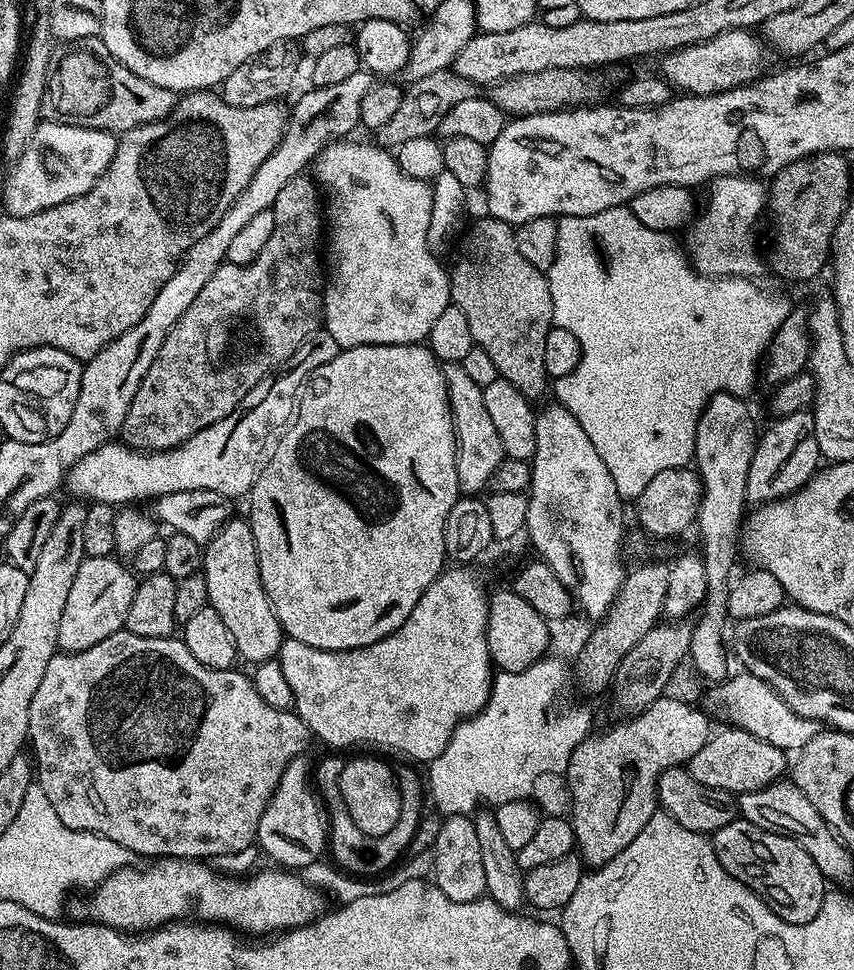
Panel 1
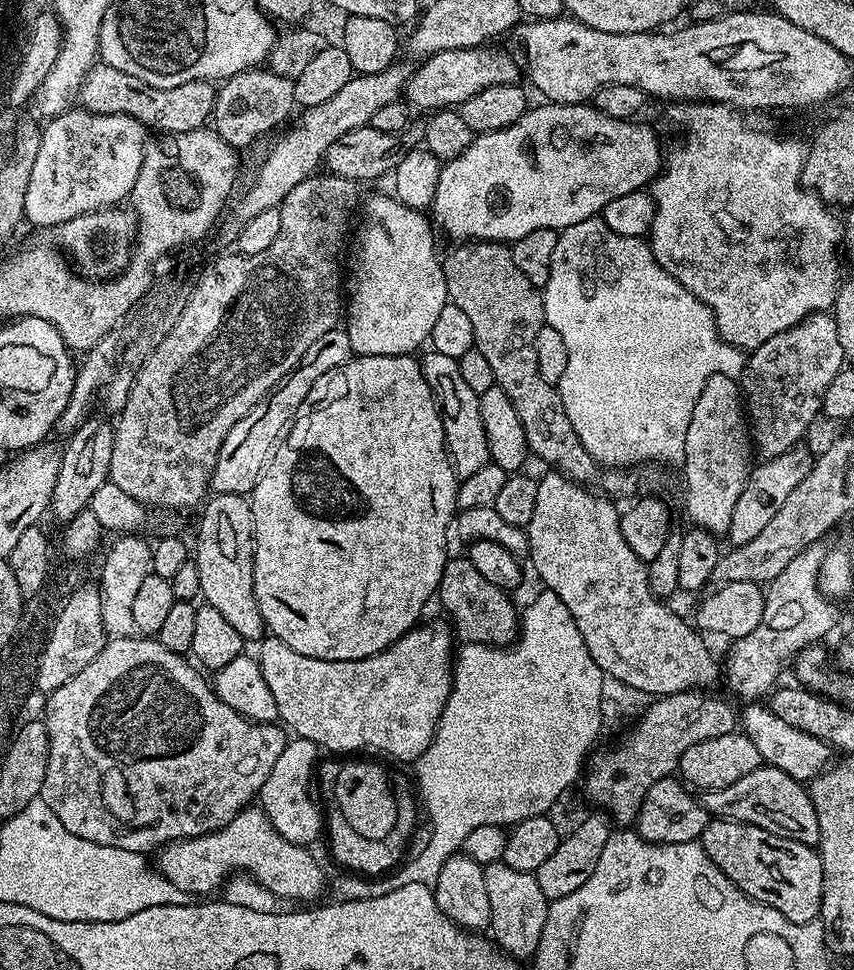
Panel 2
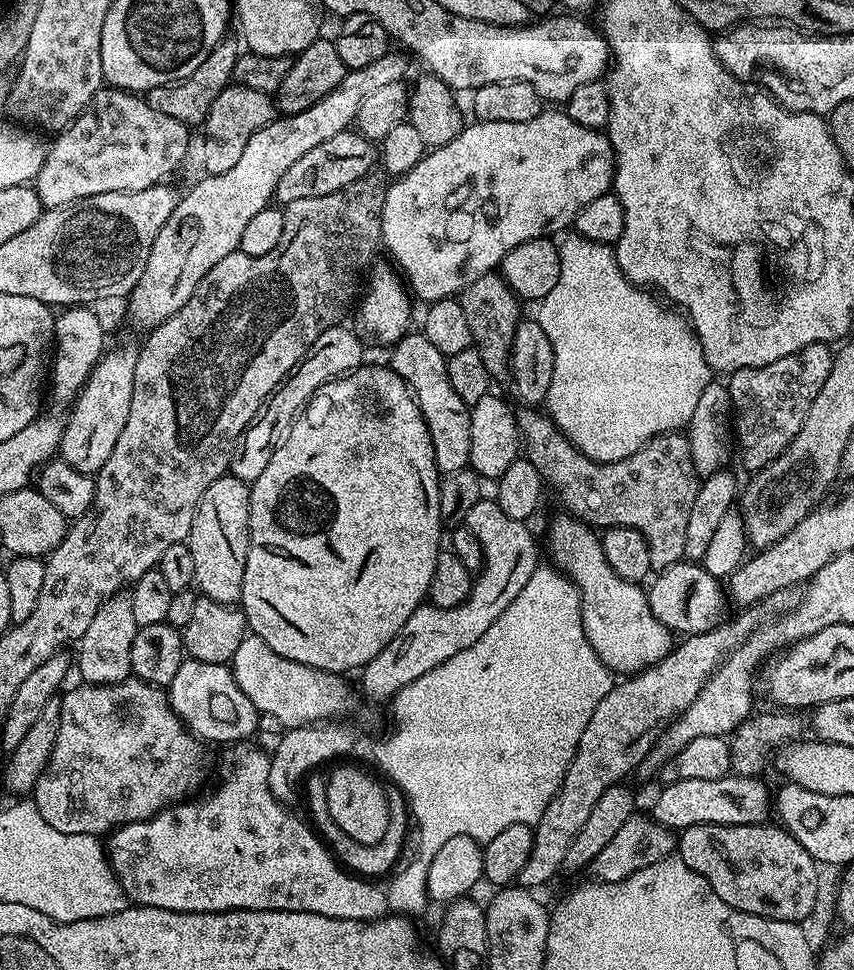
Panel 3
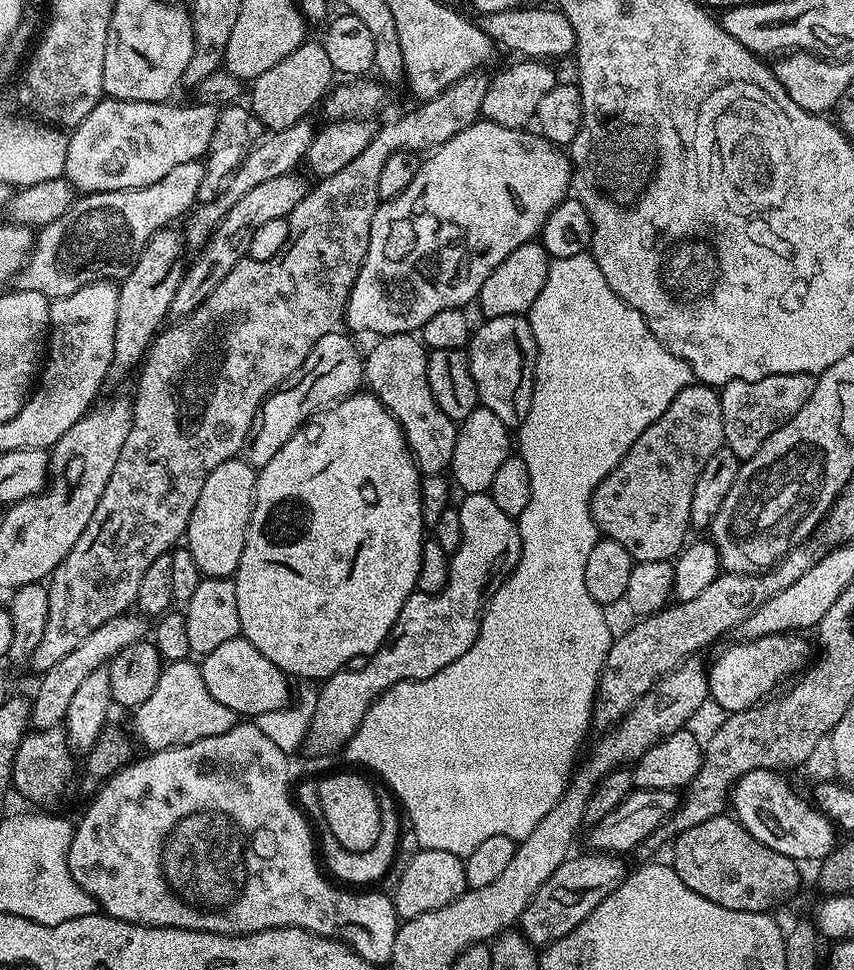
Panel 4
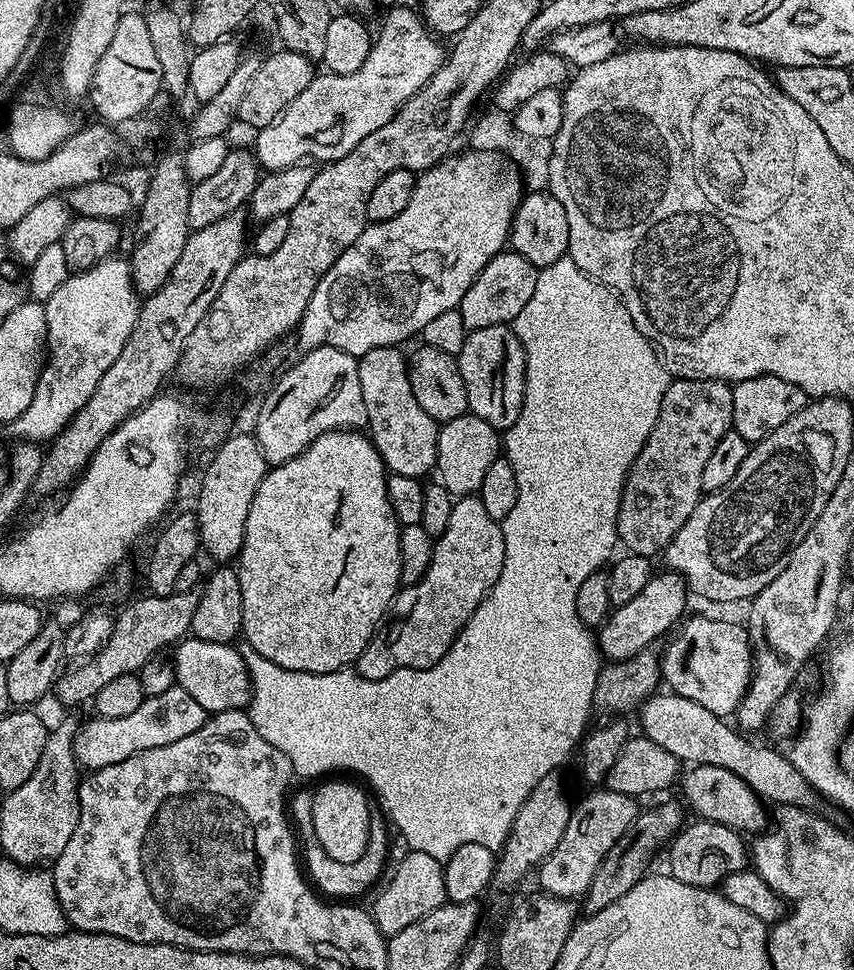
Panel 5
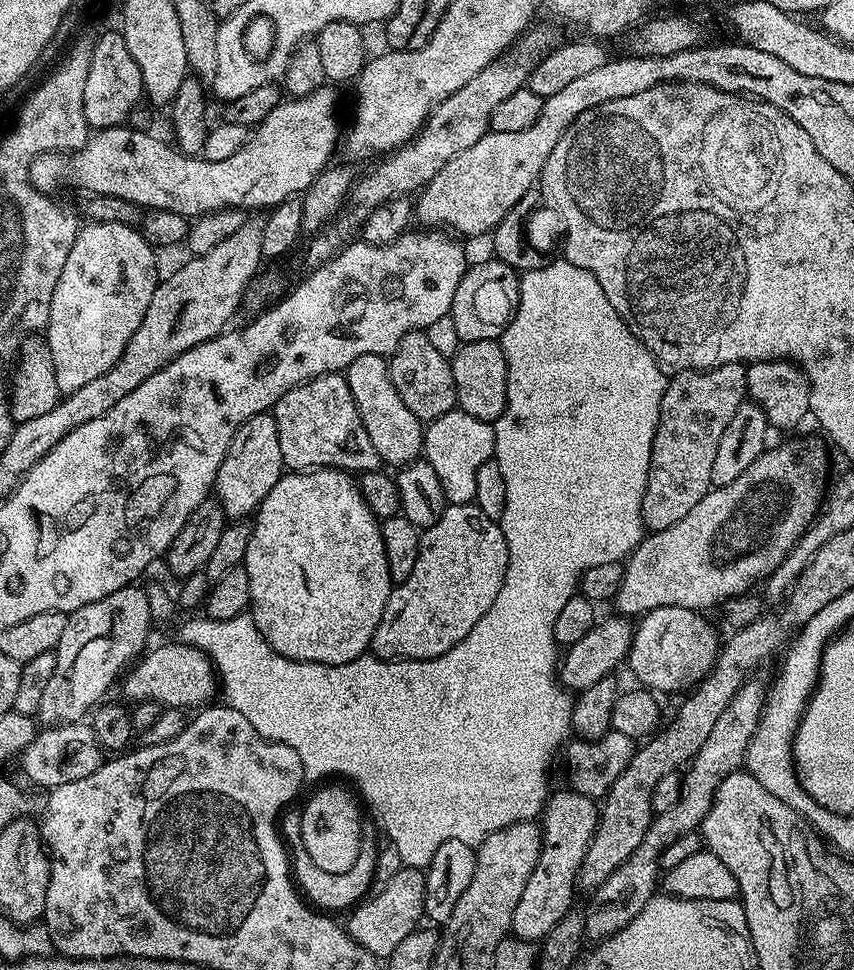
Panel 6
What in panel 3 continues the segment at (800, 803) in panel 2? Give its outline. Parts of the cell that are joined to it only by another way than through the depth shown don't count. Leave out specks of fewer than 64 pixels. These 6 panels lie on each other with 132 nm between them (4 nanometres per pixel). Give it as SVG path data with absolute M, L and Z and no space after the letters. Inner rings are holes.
M729 774L722 778L686 778L675 780L673 784L663 785L652 804L650 815L662 826L673 830L683 830L699 824L762 824L770 816L770 788L763 784L763 779L754 776Z

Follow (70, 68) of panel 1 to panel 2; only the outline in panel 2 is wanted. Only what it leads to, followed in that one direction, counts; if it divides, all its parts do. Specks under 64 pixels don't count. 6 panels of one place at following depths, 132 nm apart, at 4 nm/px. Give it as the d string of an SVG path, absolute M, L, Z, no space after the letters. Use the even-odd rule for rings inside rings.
M97 62L86 74L78 100L85 112L126 114L153 133L182 134L186 130L203 128L213 119L217 89L210 80L182 82L182 86L173 88L155 88L130 74L122 74L122 70L114 70L114 66Z

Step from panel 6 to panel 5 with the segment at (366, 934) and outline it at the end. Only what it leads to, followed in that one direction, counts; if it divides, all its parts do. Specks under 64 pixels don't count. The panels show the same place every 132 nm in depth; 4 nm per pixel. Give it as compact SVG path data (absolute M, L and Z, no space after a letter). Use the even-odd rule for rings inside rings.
M410 851L394 871L394 878L381 888L376 901L370 904L370 911L378 930L385 938L406 930L410 922L430 914L430 910L442 907L448 900L444 881L444 864L430 858L430 854L421 852Z

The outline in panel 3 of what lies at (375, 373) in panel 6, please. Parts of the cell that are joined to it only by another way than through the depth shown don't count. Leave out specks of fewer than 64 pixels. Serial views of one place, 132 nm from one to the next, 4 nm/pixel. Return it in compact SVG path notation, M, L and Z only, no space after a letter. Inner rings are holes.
M412 330L396 344L391 345L392 360L390 366L408 383L408 389L415 396L422 410L422 418L430 430L430 442L434 446L436 468L440 473L460 472L469 467L470 458L470 414L471 407L462 398L450 382L448 361L438 349L430 343L423 331Z

